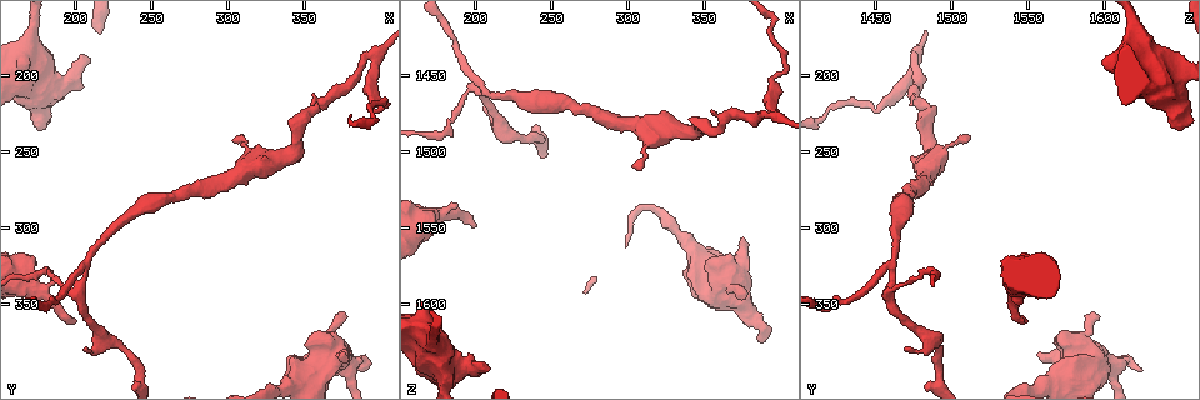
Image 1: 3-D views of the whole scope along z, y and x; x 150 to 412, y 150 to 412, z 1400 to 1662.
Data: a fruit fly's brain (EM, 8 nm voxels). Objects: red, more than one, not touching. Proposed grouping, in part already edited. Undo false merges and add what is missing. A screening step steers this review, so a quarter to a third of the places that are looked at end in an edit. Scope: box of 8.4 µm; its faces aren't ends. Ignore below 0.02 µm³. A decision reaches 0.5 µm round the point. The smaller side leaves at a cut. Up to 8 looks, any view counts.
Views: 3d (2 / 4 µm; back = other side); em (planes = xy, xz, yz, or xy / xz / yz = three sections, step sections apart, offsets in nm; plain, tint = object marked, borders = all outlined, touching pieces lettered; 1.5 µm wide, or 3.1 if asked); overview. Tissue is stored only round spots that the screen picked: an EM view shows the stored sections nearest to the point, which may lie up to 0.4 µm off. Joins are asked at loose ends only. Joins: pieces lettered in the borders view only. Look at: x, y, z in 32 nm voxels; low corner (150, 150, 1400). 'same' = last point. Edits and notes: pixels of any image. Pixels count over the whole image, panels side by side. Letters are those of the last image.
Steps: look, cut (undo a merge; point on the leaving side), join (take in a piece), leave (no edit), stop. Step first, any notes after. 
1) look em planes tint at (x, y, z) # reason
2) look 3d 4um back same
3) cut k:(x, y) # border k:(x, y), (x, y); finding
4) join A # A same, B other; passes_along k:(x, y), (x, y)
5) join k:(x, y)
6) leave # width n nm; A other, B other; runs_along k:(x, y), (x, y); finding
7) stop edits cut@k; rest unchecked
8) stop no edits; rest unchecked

look 3d 4um back at (306, 240, 1510)

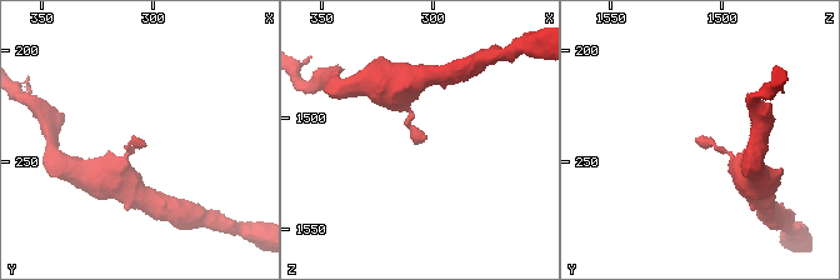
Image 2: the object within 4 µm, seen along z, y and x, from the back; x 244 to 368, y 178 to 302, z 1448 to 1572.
look em xy step 4 borders at (307, 238, 1512)

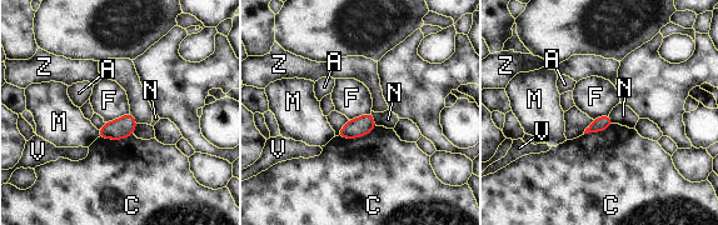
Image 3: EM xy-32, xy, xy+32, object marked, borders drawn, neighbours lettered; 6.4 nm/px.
leave # width 90 nm; A other, C other, F other, M other, N other, V other, Z other; border 3:(129, 111), (105, 123); none of them fits

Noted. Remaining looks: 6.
look 3d 4um back at (206, 324, 1462) # four or more arms meet

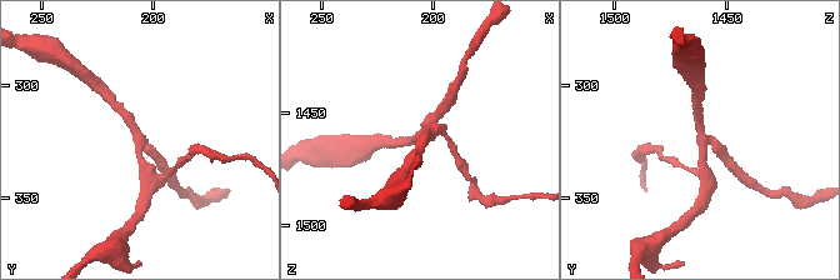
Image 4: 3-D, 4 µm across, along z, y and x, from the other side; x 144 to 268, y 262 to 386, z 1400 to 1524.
look em planes tint at (206, 324, 1461) # arms 4

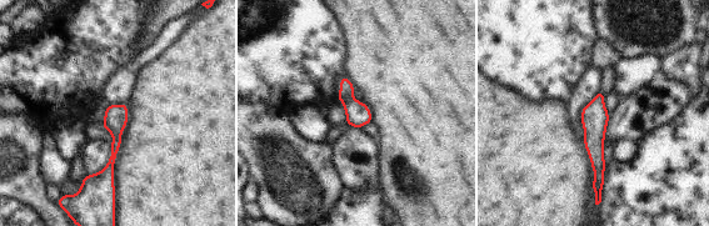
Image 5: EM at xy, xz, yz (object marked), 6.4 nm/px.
look em planes borders same

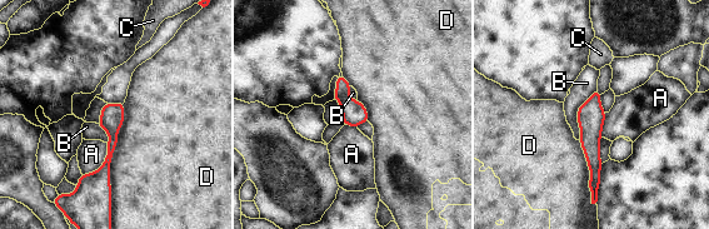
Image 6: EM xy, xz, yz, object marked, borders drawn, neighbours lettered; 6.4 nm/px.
leave # width 160 nm; A other, B other, C other, D other; border 6:(108, 143), (104, 162), (81, 174); continuous, no second neuron

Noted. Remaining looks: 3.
look em xy step 8 borders at (200, 362, 1550) # branch stops here

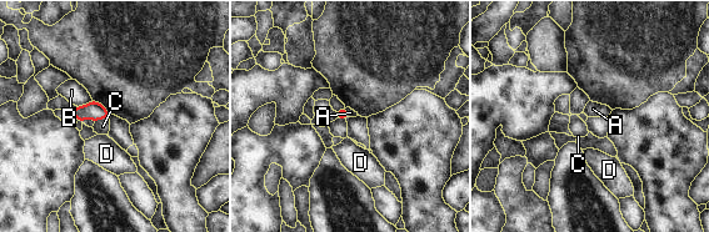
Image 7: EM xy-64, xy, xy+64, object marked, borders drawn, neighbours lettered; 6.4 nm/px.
look em planes borders same # another direction

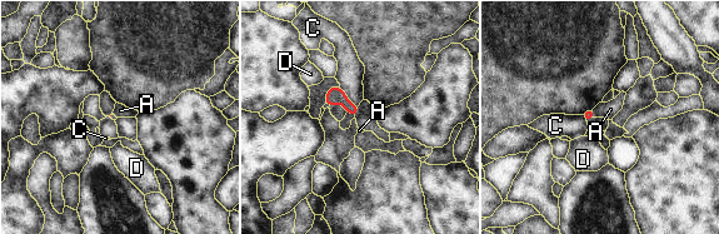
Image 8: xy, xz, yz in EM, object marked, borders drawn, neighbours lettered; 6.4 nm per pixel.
leave # longest_contact C 170 nm; A other, C other, D other; border 8:(592, 109), (595, 116); no lettered piece goes on from it

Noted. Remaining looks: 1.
look em planes borders at (376, 380, 1556) # free end

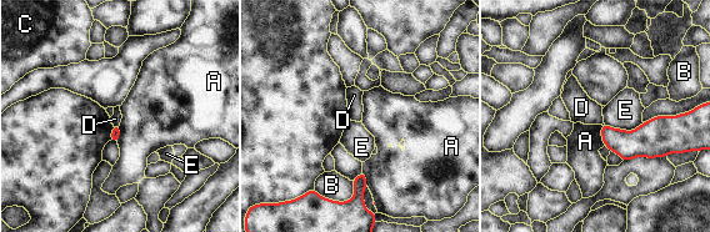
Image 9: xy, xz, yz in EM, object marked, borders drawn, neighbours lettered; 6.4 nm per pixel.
leave # A other, B other, C other, D other, E other; border 9:(113, 124), (119, 125); none of them fits

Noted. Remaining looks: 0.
stop no edits; rest unchecked

